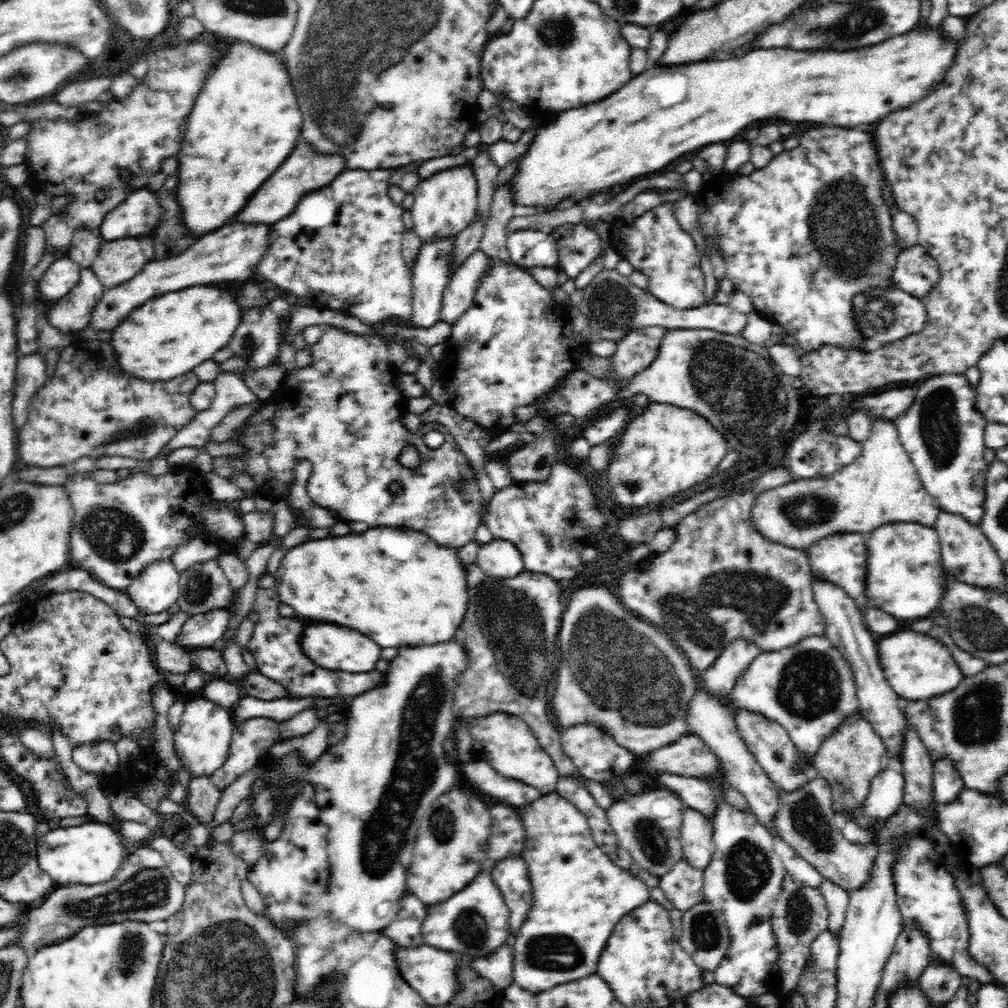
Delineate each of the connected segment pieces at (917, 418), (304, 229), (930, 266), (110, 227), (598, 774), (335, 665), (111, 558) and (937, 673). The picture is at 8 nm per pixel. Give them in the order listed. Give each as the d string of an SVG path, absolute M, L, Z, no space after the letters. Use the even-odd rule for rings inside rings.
M964 374L932 375L916 390L916 400L894 423L900 443L916 468L924 489L934 496L942 510L962 515L978 524L986 500L983 478L988 470L984 461L986 417L976 406L977 392Z
M347 168L330 184L302 197L292 214L272 224L272 244L258 264L258 274L274 284L281 297L292 302L344 311L350 302L358 300L362 324L376 327L376 322L389 316L410 319L413 311L411 268L401 251L406 226L402 219L403 207L388 197L390 182L389 169Z
M920 243L900 252L892 274L893 284L898 289L920 300L940 284L940 278L942 271L938 261Z
M143 187L132 192L124 202L111 210L98 230L103 242L126 238L151 237L159 216L164 213L156 193Z
M578 724L568 730L563 730L560 737L562 750L574 763L582 775L598 782L606 782L618 778L620 774L636 769L639 757L627 748L614 742L613 738L602 734L600 730L589 724Z
M308 622L299 638L301 651L318 667L326 670L344 671L347 673L363 673L373 670L380 659L380 648L366 636L356 630L346 630L336 624L324 622Z
M171 468L171 470L164 476L161 477L148 477L146 472L137 472L135 470L131 470L133 472L130 478L120 479L116 484L102 484L98 483L95 480L90 480L89 478L83 478L81 474L76 474L66 482L68 493L70 494L70 499L74 509L76 509L76 514L74 514L74 522L72 522L72 546L70 546L70 556L74 565L79 566L80 568L86 570L88 574L96 576L107 587L111 589L116 589L121 592L127 586L130 586L133 578L136 576L140 576L142 574L142 570L150 564L150 562L156 562L156 560L164 560L164 558L170 558L172 552L174 552L175 548L187 540L183 537L183 531L185 531L188 526L192 526L194 524L209 524L209 529L206 530L204 534L204 538L212 541L216 546L218 546L220 551L228 551L228 553L233 553L233 548L235 544L242 538L245 537L245 524L242 521L242 518L239 518L237 514L233 514L231 509L224 510L207 510L206 507L202 507L202 498L198 498L196 494L192 494L192 490L190 490L190 496L188 496L188 492L184 492L182 494L182 484L186 484L186 482L180 482L182 480L182 468Z
M910 630L888 636L880 642L879 663L884 671L888 684L901 700L926 700L952 690L958 686L964 674L954 664L950 652L930 636L916 634Z

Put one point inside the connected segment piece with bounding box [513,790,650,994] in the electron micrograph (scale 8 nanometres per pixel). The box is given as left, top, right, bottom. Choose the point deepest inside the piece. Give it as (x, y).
(579, 896)

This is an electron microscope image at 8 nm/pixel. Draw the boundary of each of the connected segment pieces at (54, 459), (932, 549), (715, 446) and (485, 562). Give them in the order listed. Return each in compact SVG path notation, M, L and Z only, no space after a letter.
M79 340L73 342L71 345L64 347L60 353L59 363L54 372L54 376L48 377L46 382L39 388L39 390L31 398L29 413L24 425L18 428L18 450L20 450L20 458L24 459L24 462L31 467L50 468L54 466L72 467L74 462L83 456L91 457L92 459L101 459L107 456L122 456L138 460L154 459L162 446L168 444L174 436L176 436L178 430L181 430L184 426L194 418L196 412L188 397L190 391L199 384L198 377L190 371L189 373L182 374L168 382L148 382L147 380L140 380L139 378L132 378L129 374L122 372L118 365L115 363L115 356L113 356L113 350L109 345L109 341L86 341Z
M911 522L886 524L868 533L866 546L866 608L882 609L904 620L932 614L943 591L944 577L936 529Z
M649 402L642 409L634 410L630 418L624 419L626 430L618 445L614 446L612 459L606 468L606 476L612 485L612 494L620 504L626 506L652 508L656 504L662 504L665 498L693 488L696 482L702 482L716 473L721 461L731 450L726 438L715 429L714 423L708 421L708 417L703 417L702 414L688 408L670 403Z
M492 539L480 547L476 564L487 575L510 581L527 572L522 553L514 543Z

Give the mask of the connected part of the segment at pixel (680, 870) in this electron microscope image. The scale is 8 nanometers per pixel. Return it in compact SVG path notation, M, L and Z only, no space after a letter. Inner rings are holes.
M684 859L659 877L659 886L664 896L677 910L690 910L703 901L703 873L688 866Z

